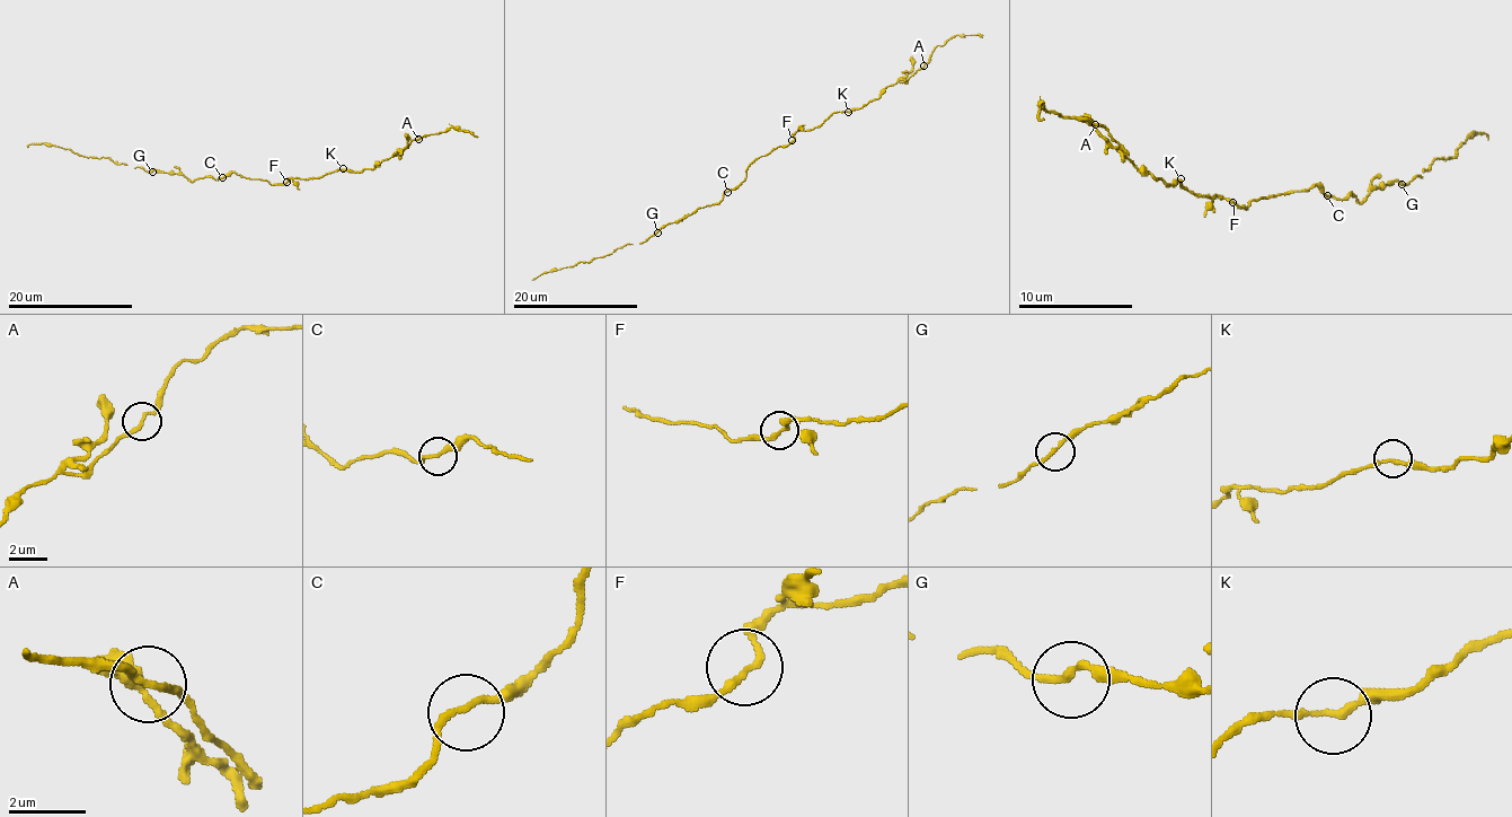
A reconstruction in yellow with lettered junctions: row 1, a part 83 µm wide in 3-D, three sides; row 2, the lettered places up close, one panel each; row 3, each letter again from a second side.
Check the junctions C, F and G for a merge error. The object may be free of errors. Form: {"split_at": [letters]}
{"split_at": ["F"]}

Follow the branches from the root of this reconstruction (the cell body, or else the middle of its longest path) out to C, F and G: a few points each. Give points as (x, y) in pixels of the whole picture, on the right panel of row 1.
C: (1264, 199), (1290, 190), (1307, 190), (1312, 184), (1327, 195)
F: (1264, 199), (1255, 199), (1247, 208), (1238, 208), (1232, 202)
G: (1264, 199), (1315, 184), (1333, 199), (1350, 193), (1361, 202), (1376, 187), (1402, 184)

